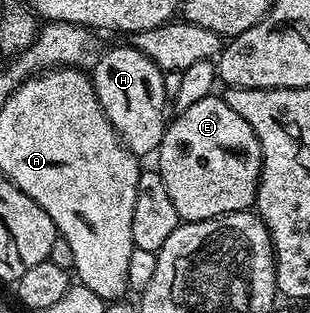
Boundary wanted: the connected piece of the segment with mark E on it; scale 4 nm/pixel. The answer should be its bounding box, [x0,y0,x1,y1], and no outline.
[156,94,262,221]

